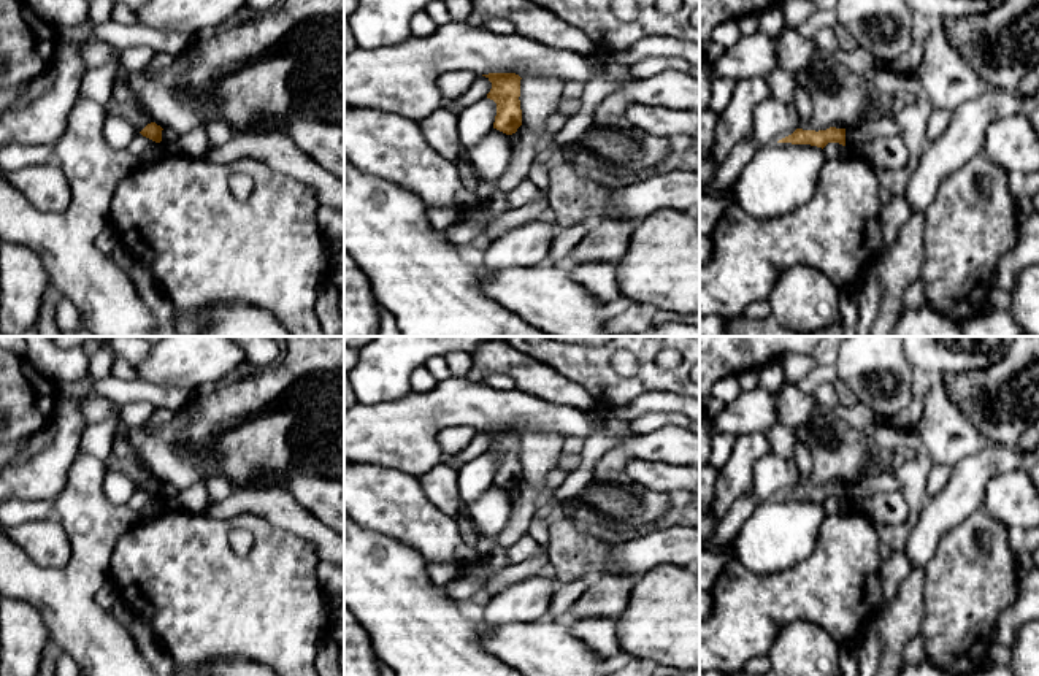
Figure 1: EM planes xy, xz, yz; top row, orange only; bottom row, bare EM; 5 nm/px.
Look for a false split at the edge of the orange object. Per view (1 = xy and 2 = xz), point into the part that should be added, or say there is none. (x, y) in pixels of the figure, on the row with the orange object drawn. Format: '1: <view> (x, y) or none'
1: none
2: none

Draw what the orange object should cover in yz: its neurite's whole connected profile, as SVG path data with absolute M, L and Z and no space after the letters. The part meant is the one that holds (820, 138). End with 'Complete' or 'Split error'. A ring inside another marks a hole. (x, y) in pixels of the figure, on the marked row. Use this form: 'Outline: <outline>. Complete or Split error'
Outline: M830 127L826 130L819 130L819 132L796 129L792 135L779 140L777 143L811 144L822 149L828 143L839 143L845 146L845 129Z. Complete

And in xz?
Outline: M516 73L482 75L492 83L487 98L496 103L493 129L512 135L522 125L520 76Z. Complete

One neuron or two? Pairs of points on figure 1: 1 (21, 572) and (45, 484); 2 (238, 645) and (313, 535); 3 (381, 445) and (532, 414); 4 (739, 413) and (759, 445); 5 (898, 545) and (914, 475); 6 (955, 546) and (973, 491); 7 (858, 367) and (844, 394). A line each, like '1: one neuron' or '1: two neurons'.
1: two neurons
2: two neurons
3: one neuron
4: two neurons
5: one neuron
6: two neurons
7: two neurons

